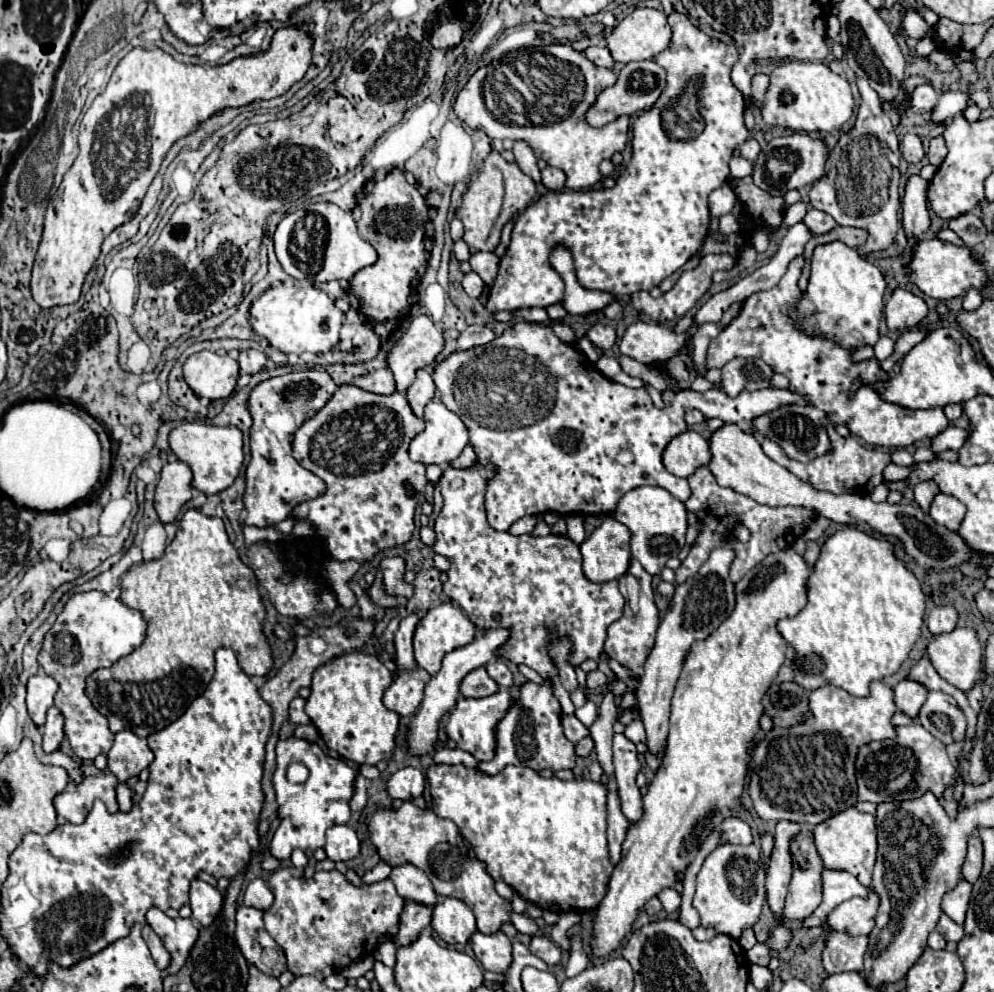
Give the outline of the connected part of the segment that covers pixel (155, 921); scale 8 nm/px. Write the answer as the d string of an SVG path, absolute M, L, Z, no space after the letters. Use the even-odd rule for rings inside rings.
M150 909L146 913L146 923L154 929L154 933L162 939L166 951L170 951L170 965L172 973L180 971L180 967L186 963L190 949L194 947L198 939L198 927L192 923L192 919L176 917L170 919L164 911L160 909Z

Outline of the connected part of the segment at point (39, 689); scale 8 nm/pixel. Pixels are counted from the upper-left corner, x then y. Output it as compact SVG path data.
M38 673L28 679L26 687L28 687L28 695L26 695L28 715L42 729L44 721L46 721L46 711L54 705L54 695L58 691L58 683L50 675Z

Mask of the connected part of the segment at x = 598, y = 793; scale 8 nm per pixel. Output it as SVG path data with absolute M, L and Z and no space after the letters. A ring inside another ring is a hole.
M432 765L426 771L426 777L430 781L432 811L438 817L446 817L446 819L450 819L450 821L454 821L458 825L462 837L470 843L476 859L486 865L486 871L494 881L502 879L522 899L526 899L528 903L532 903L532 905L536 905L536 907L540 907L544 911L556 911L556 913L596 909L598 903L604 899L604 895L608 891L608 879L612 875L614 865L612 865L610 855L608 855L608 841L606 841L606 787L602 783L594 783L594 781L588 781L588 779L572 779L572 781L562 781L558 777L546 779L538 771L534 771L530 767L516 767L516 765L508 765L496 775L484 775L480 769L468 769L464 765Z

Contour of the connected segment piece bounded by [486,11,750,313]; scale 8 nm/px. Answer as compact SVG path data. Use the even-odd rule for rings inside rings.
M672 11L668 15L668 23L672 27L672 41L668 45L668 49L664 49L662 53L656 55L656 63L660 67L664 67L666 71L666 87L660 95L660 99L654 103L652 109L644 111L642 115L636 117L634 125L632 125L632 161L630 165L620 173L620 177L616 179L616 185L612 189L588 189L588 191L548 191L546 195L540 195L534 203L530 203L516 219L516 225L514 225L514 231L512 231L512 241L510 241L510 247L506 249L504 257L500 259L500 269L498 269L498 275L490 287L490 297L488 297L488 303L486 303L486 309L490 313L494 311L514 311L514 309L522 309L522 307L550 307L550 305L556 305L562 301L564 297L564 281L562 277L554 271L554 267L550 265L550 253L556 245L564 245L568 247L568 251L572 253L572 259L574 259L574 271L576 271L576 279L578 283L584 287L584 289L594 289L594 291L606 291L606 293L612 293L616 297L620 295L632 295L640 289L654 289L662 283L662 279L666 279L668 275L672 275L676 269L680 269L692 255L698 253L698 249L702 247L704 243L704 237L708 235L708 225L710 225L710 211L708 211L708 195L718 189L720 185L726 183L728 175L730 175L730 169L728 169L728 161L730 161L730 155L732 151L738 147L738 143L744 143L748 139L748 131L744 127L744 97L742 93L734 87L734 83L730 81L730 71L732 71L732 65L738 61L738 49L732 45L732 43L724 43L724 41L716 41L712 37L708 37L704 31L696 29L688 17L684 13L678 13L678 11Z

